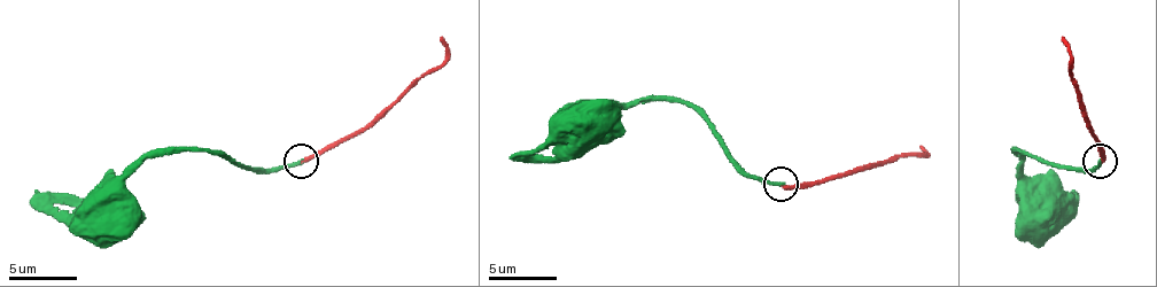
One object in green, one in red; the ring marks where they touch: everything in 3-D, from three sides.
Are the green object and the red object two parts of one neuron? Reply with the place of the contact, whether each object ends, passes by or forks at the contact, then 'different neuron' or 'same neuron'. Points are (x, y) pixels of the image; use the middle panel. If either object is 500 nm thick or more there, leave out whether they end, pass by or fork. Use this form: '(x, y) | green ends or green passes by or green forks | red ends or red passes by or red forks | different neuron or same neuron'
(781, 184) | green ends | red ends | different neuron

